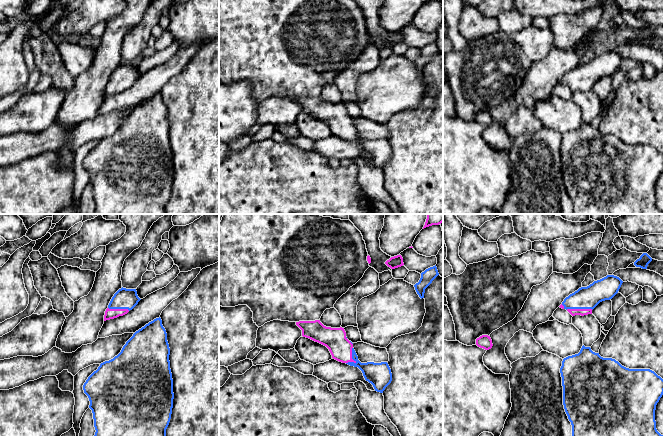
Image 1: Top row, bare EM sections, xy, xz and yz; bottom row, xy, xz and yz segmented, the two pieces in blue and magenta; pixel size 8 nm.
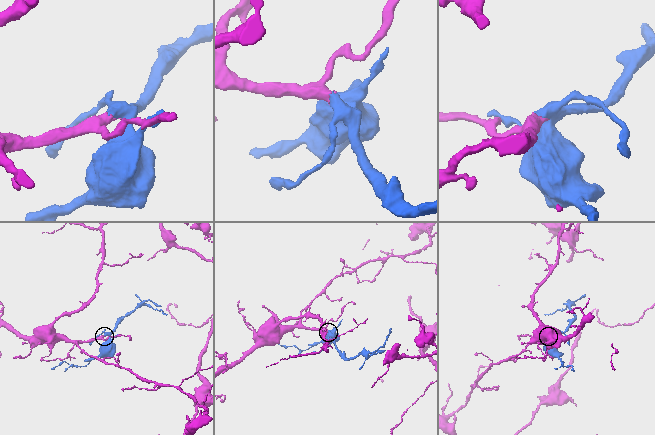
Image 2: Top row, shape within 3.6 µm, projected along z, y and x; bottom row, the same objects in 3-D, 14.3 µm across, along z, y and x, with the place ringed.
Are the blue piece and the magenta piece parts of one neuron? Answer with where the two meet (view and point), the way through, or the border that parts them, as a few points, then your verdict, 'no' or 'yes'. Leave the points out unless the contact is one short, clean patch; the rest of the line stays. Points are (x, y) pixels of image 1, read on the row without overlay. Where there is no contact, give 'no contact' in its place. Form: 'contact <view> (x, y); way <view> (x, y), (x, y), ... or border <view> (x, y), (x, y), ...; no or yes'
contact xz (352, 133); way xz (378, 150), (361, 142), (352, 133), (334, 115); yes

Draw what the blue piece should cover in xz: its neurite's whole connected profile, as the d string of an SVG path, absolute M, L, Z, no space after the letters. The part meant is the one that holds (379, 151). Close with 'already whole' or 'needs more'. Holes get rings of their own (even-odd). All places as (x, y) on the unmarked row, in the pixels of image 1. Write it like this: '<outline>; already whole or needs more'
M320 96L299 97L296 98L296 101L302 106L303 113L326 122L333 135L358 143L365 156L373 161L375 167L383 169L391 159L392 149L388 139L361 139L353 124L353 119L346 113L344 104L326 103Z; needs more

